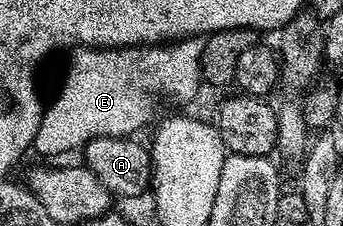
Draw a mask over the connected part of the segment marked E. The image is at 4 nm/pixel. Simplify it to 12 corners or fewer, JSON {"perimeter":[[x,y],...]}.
{"perimeter":[[203,42],[78,47],[32,150],[132,136],[203,87]]}

